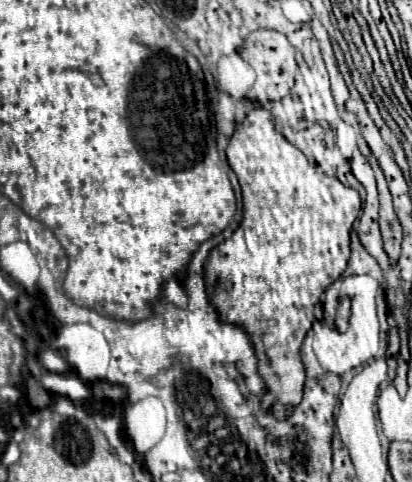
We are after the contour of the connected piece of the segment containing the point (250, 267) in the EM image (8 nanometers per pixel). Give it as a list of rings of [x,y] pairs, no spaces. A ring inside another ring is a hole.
[[[253,108],[247,114],[247,118],[241,124],[237,124],[233,136],[229,138],[227,160],[229,160],[229,166],[233,168],[233,172],[237,174],[239,184],[241,184],[243,218],[233,235],[215,247],[215,250],[209,254],[207,264],[205,264],[205,284],[207,284],[207,292],[211,296],[211,302],[215,304],[215,308],[219,308],[219,316],[223,316],[223,320],[227,320],[231,324],[243,324],[243,328],[247,328],[247,332],[251,332],[253,348],[255,348],[255,352],[259,356],[259,374],[263,376],[263,380],[267,384],[267,390],[273,394],[273,414],[275,414],[275,418],[283,420],[301,402],[303,384],[305,384],[305,368],[303,368],[303,362],[301,362],[299,348],[301,348],[301,342],[303,342],[307,330],[311,328],[311,324],[315,320],[315,314],[313,314],[315,304],[321,300],[321,294],[325,292],[325,288],[329,284],[333,284],[343,274],[343,270],[347,266],[347,260],[349,260],[349,232],[351,232],[351,226],[353,226],[353,222],[355,222],[355,218],[357,218],[357,214],[361,210],[361,200],[359,200],[359,194],[353,188],[343,186],[337,178],[325,176],[315,164],[309,164],[305,154],[301,150],[297,150],[293,144],[289,144],[273,128],[273,118],[265,108]]]

